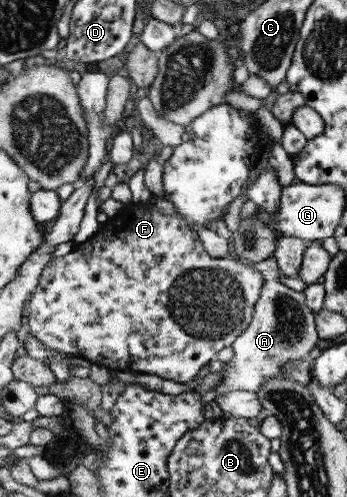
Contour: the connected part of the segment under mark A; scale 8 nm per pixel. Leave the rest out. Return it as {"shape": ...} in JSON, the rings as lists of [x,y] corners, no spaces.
{"shape":[[[275,258],[254,263],[252,267],[262,274],[264,286],[251,323],[234,341],[233,359],[226,362],[221,370],[223,380],[216,388],[219,396],[226,396],[234,390],[257,393],[264,388],[266,382],[288,376],[282,365],[289,359],[290,362],[302,362],[308,358],[312,348],[321,345],[316,331],[315,310],[307,307],[307,297],[303,292],[295,292],[280,282],[280,271]]]}

